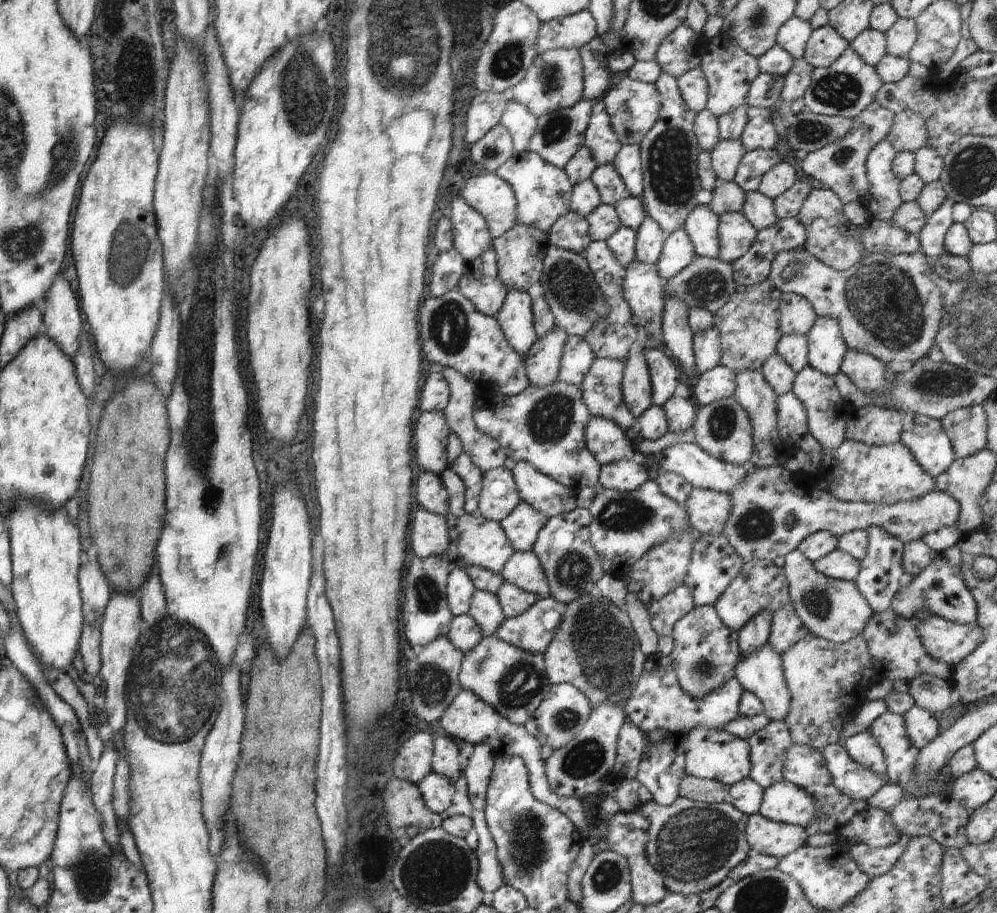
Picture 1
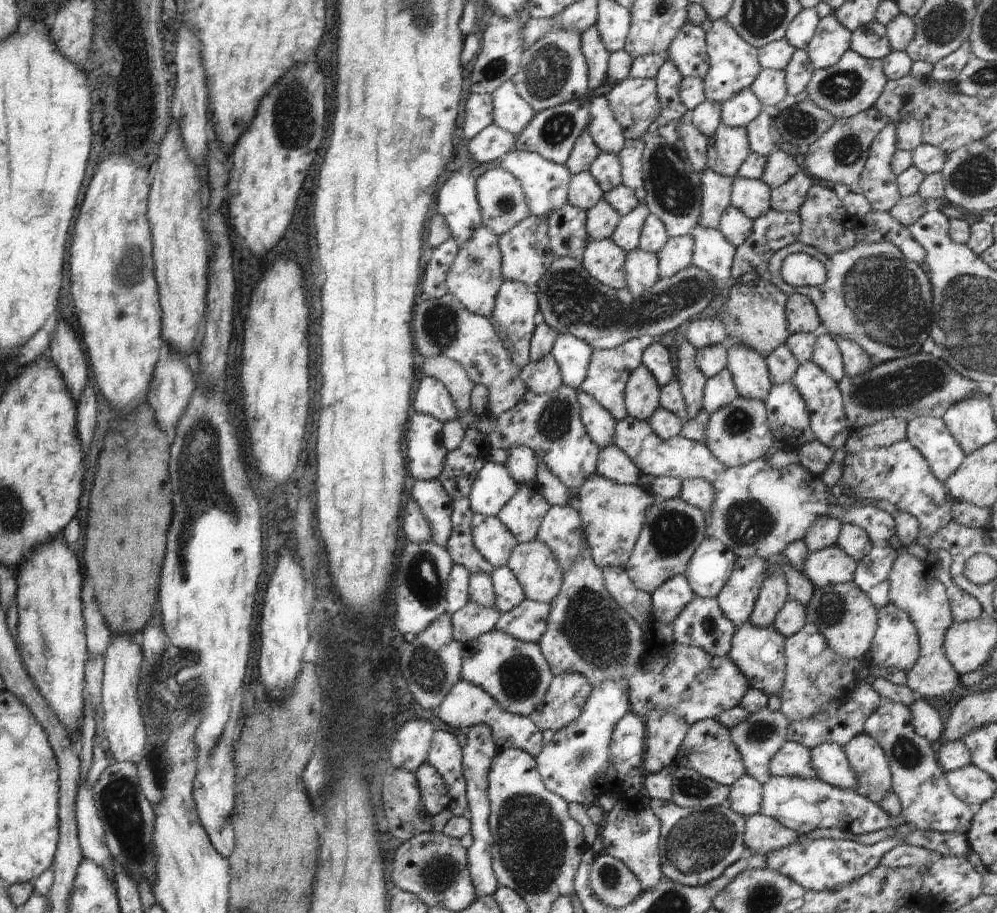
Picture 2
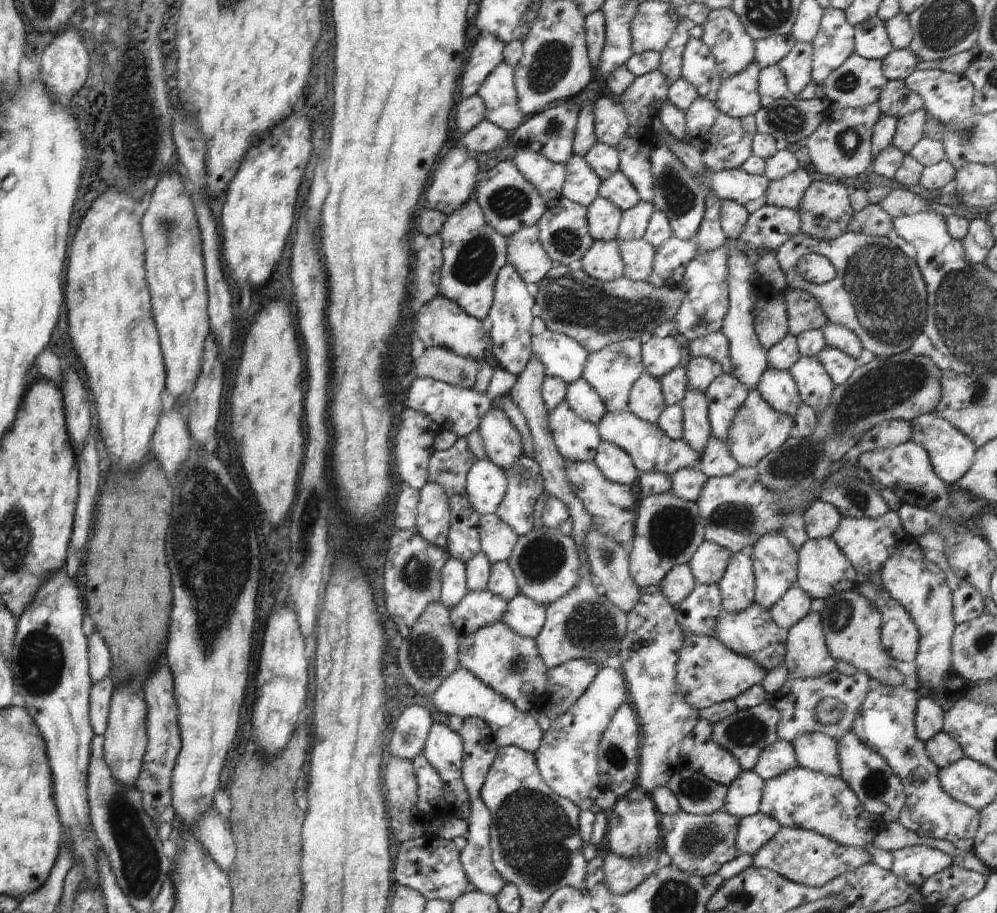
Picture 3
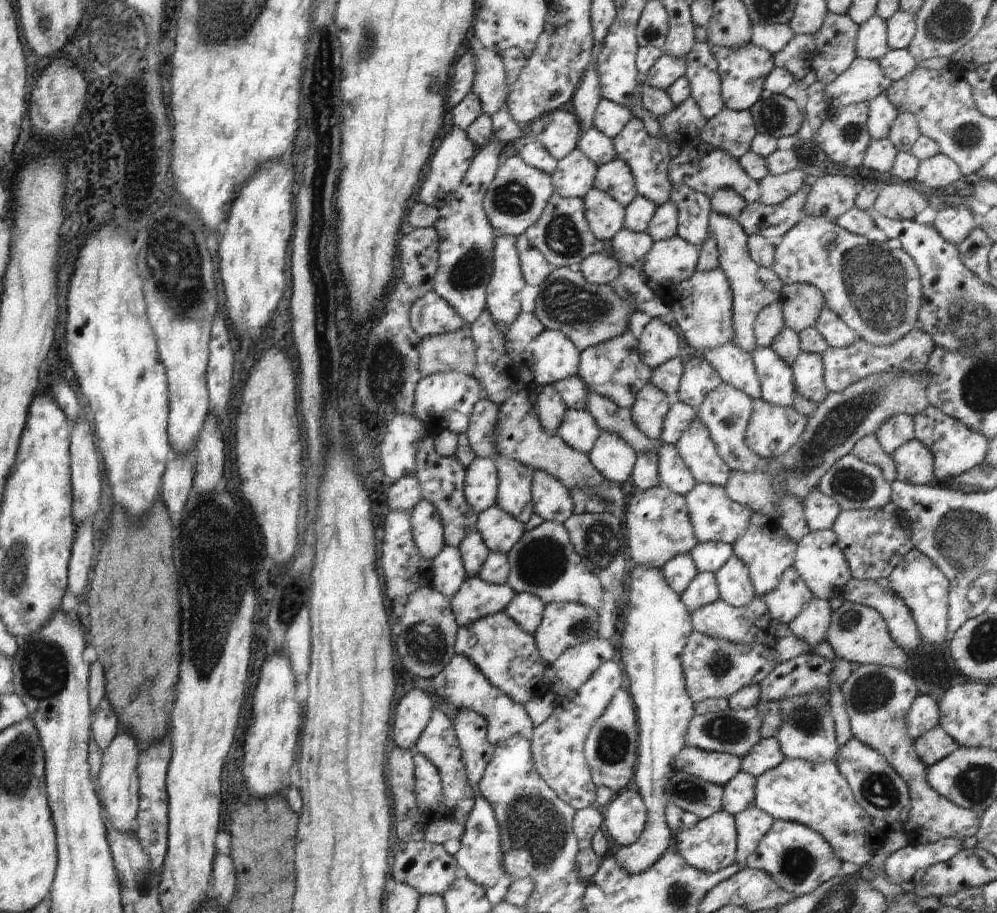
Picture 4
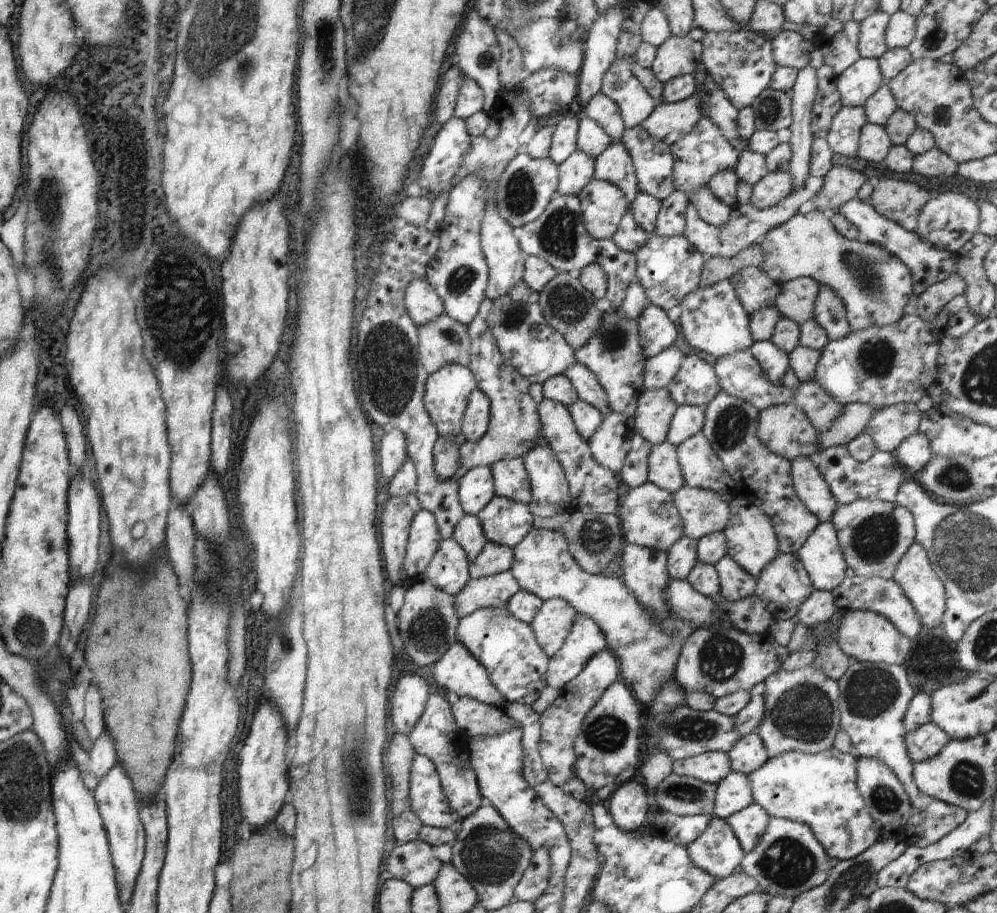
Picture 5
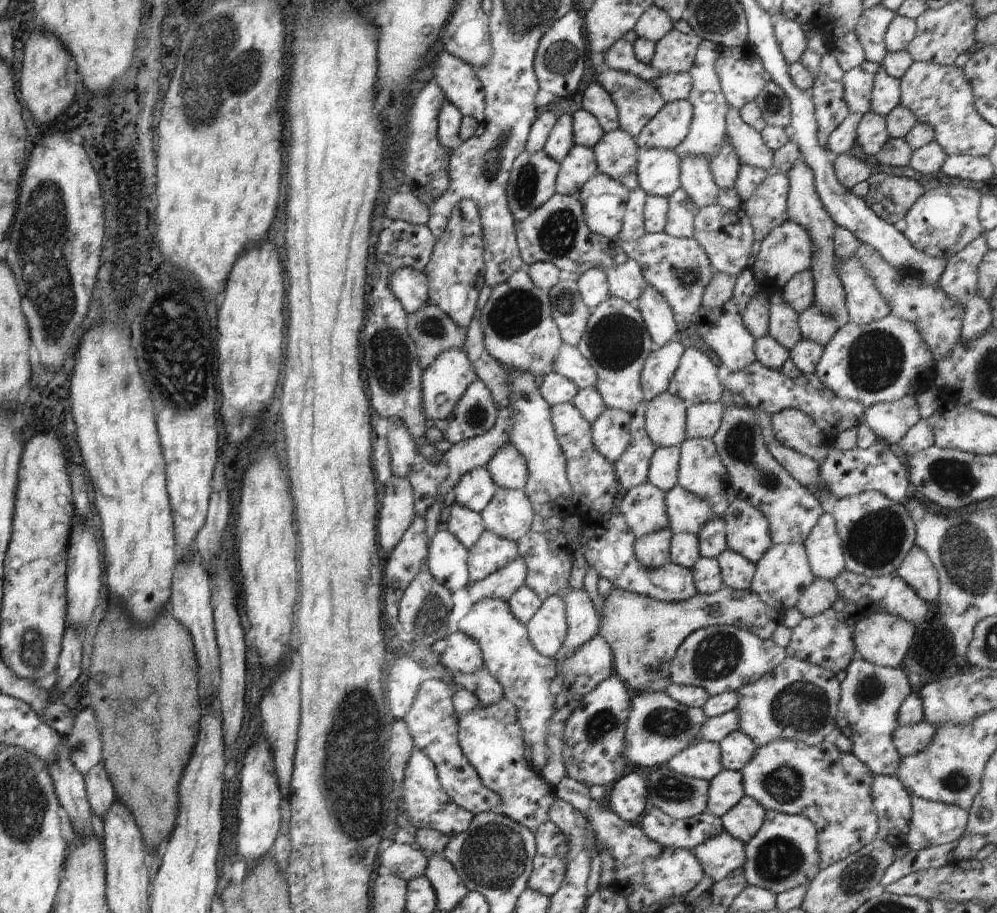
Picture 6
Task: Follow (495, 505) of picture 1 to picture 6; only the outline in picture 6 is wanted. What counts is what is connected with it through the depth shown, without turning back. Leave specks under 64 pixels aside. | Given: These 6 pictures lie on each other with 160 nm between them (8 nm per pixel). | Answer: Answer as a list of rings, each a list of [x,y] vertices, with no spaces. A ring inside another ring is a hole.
[[[485,467],[466,472],[454,486],[456,501],[479,515],[494,498],[497,487]]]

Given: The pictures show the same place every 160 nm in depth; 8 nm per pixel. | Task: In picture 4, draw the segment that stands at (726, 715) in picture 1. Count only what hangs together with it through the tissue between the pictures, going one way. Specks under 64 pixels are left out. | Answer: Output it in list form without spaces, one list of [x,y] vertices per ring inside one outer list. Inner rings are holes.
[[[692,631],[683,648],[682,668],[688,696],[693,702],[722,697],[729,699],[747,686],[759,685],[778,664],[775,648],[759,644],[739,645]]]

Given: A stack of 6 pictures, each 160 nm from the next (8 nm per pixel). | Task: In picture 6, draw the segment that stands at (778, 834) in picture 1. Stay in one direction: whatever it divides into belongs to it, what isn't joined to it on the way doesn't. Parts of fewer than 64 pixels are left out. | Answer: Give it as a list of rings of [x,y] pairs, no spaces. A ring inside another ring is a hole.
[[[744,796],[729,812],[721,817],[725,832],[741,842],[752,840],[766,817],[766,810],[754,798]]]

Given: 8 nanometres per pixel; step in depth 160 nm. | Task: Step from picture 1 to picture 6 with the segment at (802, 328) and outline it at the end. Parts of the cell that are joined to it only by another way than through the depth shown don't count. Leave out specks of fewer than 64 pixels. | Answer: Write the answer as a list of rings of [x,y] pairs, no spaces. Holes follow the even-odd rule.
[[[811,270],[794,274],[781,293],[798,315],[805,312],[815,302],[815,283]]]

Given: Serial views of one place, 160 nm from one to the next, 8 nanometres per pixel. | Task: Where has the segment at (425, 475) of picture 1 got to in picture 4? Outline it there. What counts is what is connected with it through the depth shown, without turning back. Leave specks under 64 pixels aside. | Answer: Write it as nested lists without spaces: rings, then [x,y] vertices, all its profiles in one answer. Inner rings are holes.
[[[424,498],[411,512],[413,539],[425,559],[432,560],[445,547],[443,524],[436,507]]]

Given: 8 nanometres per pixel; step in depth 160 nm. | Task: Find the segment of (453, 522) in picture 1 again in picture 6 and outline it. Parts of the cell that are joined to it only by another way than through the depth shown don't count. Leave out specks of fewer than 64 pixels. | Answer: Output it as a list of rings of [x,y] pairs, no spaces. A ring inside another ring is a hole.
[[[498,487],[480,516],[485,530],[517,542],[531,531],[535,513],[523,490]]]

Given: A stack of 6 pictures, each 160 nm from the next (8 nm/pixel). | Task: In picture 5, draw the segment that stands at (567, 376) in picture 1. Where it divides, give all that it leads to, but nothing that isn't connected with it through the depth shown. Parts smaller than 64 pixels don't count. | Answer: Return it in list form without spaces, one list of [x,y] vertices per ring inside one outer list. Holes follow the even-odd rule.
[[[524,282],[514,285],[514,288],[511,288],[504,296],[492,301],[487,323],[492,336],[496,339],[500,354],[530,382],[544,384],[548,379],[564,375],[567,369],[577,362],[575,350],[557,330],[554,330],[547,323],[545,316],[542,314],[539,305],[539,293],[532,291]]]

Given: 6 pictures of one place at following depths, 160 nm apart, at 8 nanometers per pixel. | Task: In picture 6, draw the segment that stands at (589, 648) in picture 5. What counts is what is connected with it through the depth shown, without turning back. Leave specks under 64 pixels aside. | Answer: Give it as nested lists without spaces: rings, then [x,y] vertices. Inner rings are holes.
[[[570,587],[568,592],[562,596],[562,600],[566,604],[568,632],[561,650],[553,658],[557,668],[560,668],[564,658],[568,658],[574,652],[574,648],[582,646],[599,634],[601,624],[592,600],[584,588]]]

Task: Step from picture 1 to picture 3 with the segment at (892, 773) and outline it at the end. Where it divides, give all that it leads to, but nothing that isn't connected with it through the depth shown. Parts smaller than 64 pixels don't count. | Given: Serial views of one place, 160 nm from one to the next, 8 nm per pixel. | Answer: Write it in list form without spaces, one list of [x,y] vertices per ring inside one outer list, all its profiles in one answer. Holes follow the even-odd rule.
[[[872,678],[870,692],[860,705],[852,732],[866,746],[883,756],[893,773],[901,778],[906,802],[899,814],[900,824],[918,836],[950,841],[960,851],[970,851],[981,814],[948,796],[941,787],[940,769],[928,756],[925,742],[917,737],[915,712],[918,699],[916,690],[912,691],[904,685],[889,687]]]

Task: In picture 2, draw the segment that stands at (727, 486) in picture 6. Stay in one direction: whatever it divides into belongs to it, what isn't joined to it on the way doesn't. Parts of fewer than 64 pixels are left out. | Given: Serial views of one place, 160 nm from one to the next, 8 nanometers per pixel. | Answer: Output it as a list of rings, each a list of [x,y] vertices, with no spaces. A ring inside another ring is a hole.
[[[676,329],[672,332],[677,339],[678,379],[682,396],[687,406],[686,420],[693,419],[703,408],[703,394],[707,376],[702,374],[696,362],[696,349],[686,335]]]

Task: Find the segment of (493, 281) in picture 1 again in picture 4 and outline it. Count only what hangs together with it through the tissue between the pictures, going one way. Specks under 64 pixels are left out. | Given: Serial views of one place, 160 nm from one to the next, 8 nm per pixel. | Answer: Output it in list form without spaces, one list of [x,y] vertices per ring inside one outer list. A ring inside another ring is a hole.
[[[496,141],[479,148],[462,184],[441,209],[434,223],[439,236],[439,259],[433,290],[471,325],[487,308],[486,289],[493,273],[495,228],[489,223],[483,202],[486,191],[498,170],[503,144]]]

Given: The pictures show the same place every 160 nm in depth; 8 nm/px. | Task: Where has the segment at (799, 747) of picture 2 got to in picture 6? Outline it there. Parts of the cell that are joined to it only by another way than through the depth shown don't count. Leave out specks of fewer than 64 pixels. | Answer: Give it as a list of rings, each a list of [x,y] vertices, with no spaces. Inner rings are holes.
[[[740,731],[722,738],[719,746],[722,768],[732,771],[742,770],[757,748],[756,744]]]

